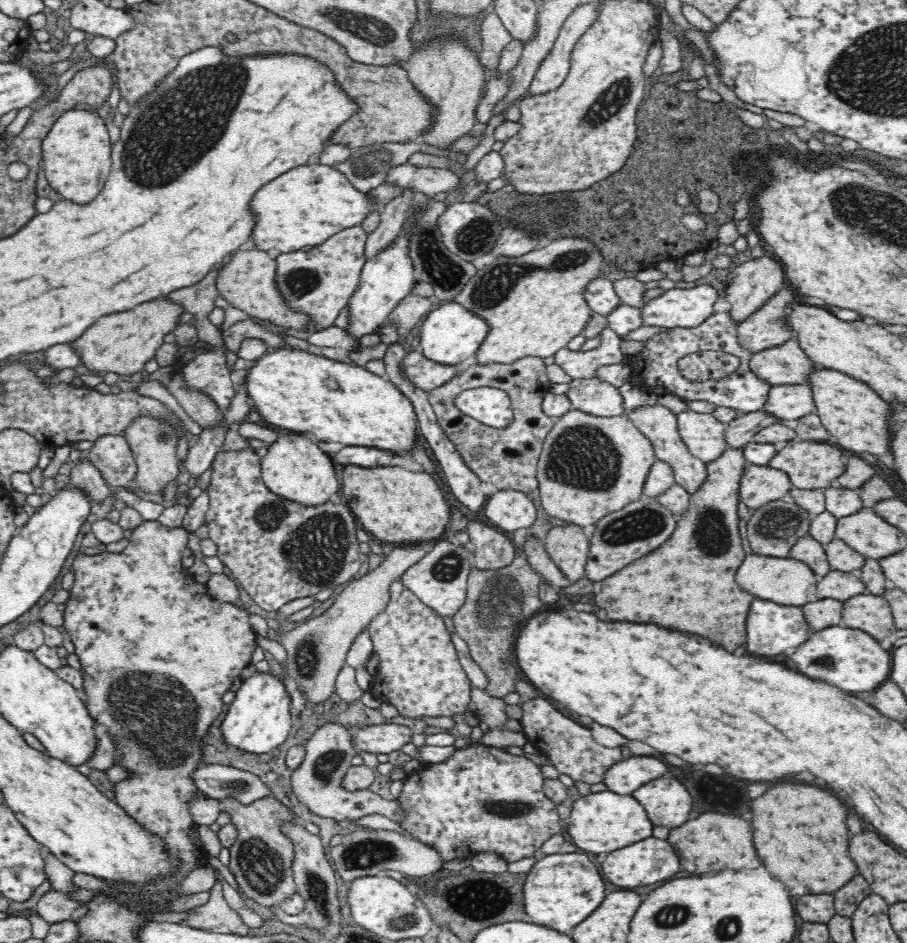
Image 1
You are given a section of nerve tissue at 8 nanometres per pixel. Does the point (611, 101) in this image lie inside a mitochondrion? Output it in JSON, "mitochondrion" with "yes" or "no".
{"mitochondrion":"yes"}

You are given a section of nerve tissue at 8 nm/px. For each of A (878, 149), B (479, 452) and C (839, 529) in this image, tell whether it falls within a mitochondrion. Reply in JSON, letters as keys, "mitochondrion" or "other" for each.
{"A":"other","B":"mitochondrion","C":"other"}

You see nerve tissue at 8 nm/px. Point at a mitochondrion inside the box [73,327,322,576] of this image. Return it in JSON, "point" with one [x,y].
{"point":[163,435]}

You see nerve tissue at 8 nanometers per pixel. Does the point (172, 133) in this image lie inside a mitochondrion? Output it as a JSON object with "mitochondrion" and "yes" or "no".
{"mitochondrion":"yes"}

